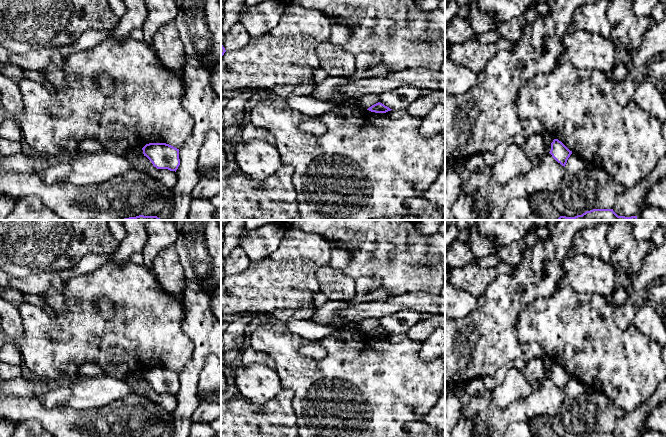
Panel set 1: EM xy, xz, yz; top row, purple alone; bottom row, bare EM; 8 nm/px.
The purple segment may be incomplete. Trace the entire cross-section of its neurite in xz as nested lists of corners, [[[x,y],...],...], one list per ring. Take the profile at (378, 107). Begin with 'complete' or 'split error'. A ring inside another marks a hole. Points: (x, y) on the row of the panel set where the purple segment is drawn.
complete; [[[378,102],[378,103],[372,105],[371,107],[369,107],[367,110],[369,110],[371,112],[375,112],[375,113],[386,113],[388,111],[391,111],[392,109],[390,109],[389,107],[385,106],[384,104]]]

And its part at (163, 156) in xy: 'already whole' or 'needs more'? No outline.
already whole

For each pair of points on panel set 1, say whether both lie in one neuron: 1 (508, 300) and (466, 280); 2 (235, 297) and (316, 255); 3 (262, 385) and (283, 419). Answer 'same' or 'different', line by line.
1: different
2: same
3: different

